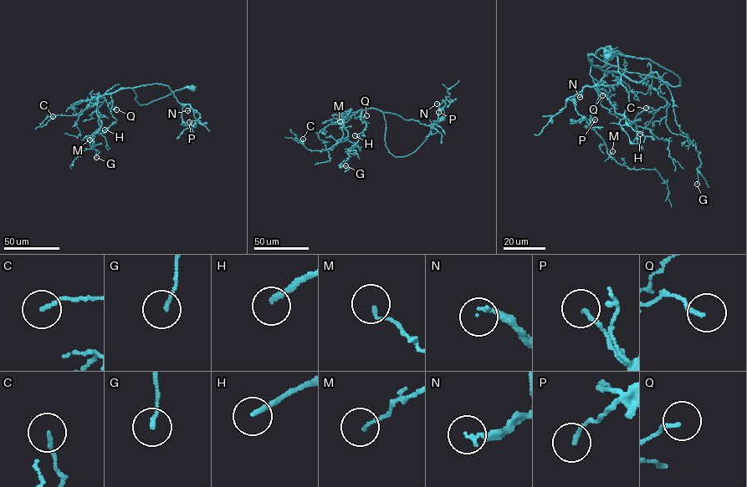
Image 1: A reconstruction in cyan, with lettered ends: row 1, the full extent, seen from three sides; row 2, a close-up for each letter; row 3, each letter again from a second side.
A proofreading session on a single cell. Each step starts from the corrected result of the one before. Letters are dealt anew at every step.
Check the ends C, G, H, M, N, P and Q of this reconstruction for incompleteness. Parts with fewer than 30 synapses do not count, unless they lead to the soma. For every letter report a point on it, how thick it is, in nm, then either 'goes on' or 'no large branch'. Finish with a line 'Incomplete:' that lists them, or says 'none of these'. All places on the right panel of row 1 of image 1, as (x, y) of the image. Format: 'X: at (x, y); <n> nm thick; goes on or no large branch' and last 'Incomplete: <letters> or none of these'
C: at (646, 108); 120 nm thick; no large branch
G: at (697, 184); 140 nm thick; no large branch
H: at (640, 134); 180 nm thick; no large branch
M: at (612, 151); 110 nm thick; no large branch
N: at (580, 97); 130 nm thick; goes on
P: at (595, 119); 150 nm thick; no large branch
Q: at (602, 95); 140 nm thick; no large branch
Incomplete: N

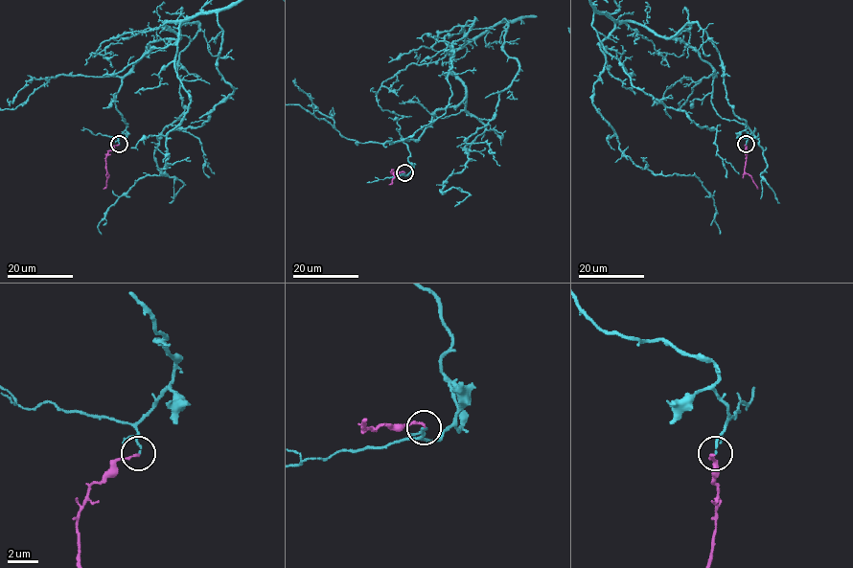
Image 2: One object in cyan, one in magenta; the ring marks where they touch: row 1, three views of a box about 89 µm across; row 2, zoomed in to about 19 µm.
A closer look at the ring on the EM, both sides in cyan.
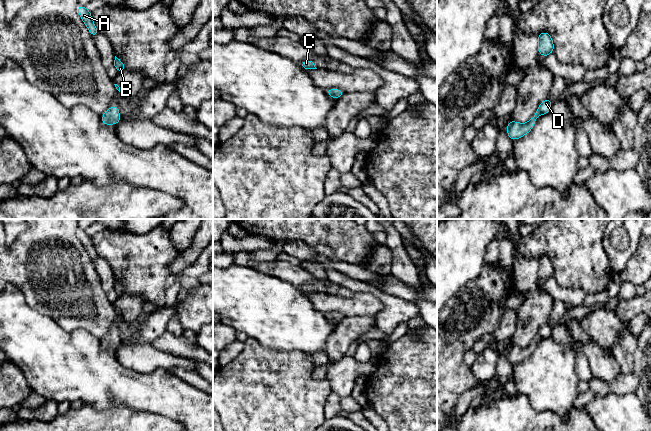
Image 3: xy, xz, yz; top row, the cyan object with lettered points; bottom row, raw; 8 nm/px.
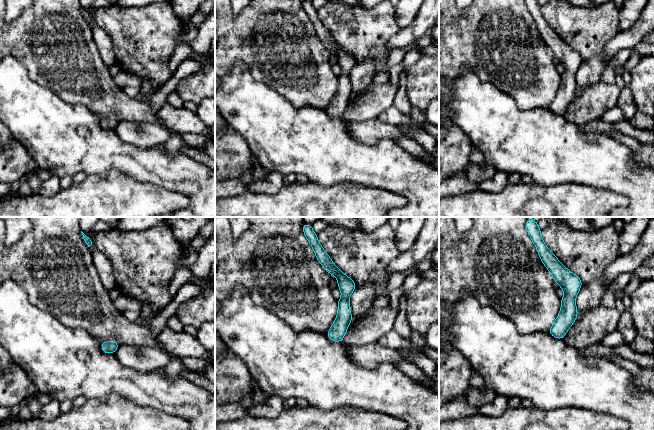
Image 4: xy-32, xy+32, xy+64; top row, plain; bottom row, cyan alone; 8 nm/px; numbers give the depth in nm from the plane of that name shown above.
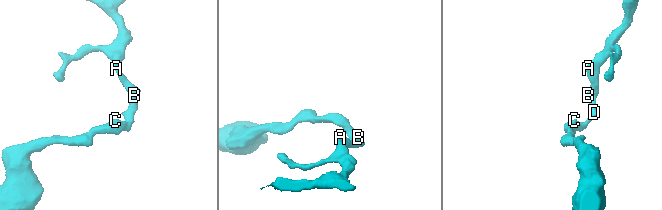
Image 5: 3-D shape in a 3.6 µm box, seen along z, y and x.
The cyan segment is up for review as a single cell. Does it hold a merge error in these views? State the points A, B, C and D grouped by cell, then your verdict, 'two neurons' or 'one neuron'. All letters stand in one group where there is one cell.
A B C D; one neuron

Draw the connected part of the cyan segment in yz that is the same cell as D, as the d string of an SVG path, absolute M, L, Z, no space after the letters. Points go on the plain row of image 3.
M545 323L540 327L536 337L527 347L521 348L516 345L512 345L512 344L509 345L507 347L508 361L511 364L517 364L522 360L528 358L534 351L536 343L543 338L550 337L551 331L552 331L552 325L550 323Z

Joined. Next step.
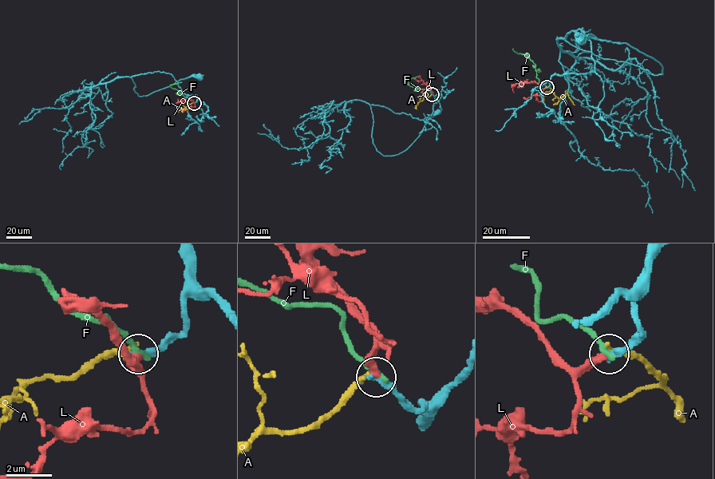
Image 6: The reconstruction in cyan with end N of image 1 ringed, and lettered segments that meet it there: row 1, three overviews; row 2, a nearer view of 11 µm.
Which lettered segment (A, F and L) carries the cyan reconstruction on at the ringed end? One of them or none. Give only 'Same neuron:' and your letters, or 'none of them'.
Same neuron: L

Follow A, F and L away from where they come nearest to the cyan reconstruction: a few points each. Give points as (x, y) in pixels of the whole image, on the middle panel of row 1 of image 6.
A: (432, 94), (419, 101), (416, 105), (416, 109)
F: (432, 94), (429, 90), (416, 89), (408, 84), (408, 80), (420, 77)
L: (432, 94), (422, 80), (416, 81)

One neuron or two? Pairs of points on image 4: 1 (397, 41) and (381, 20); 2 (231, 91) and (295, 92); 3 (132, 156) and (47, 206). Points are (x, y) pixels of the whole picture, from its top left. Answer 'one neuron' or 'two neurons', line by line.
1: two neurons
2: two neurons
3: two neurons

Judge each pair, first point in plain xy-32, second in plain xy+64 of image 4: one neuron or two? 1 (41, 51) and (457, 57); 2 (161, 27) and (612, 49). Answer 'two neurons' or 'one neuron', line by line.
1: one neuron
2: two neurons

